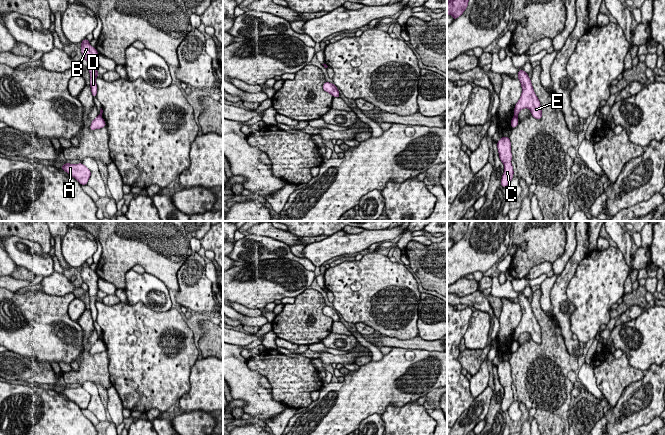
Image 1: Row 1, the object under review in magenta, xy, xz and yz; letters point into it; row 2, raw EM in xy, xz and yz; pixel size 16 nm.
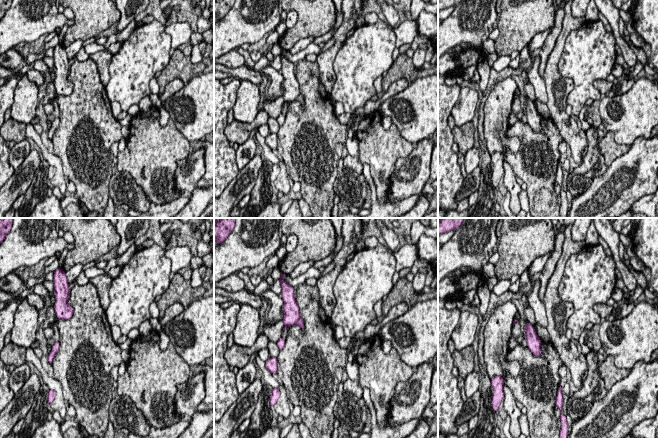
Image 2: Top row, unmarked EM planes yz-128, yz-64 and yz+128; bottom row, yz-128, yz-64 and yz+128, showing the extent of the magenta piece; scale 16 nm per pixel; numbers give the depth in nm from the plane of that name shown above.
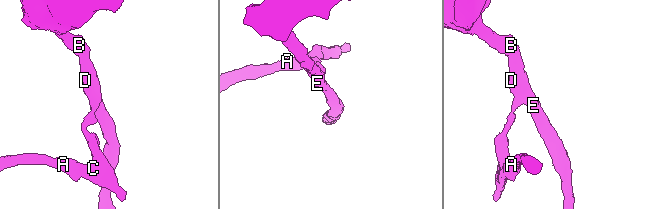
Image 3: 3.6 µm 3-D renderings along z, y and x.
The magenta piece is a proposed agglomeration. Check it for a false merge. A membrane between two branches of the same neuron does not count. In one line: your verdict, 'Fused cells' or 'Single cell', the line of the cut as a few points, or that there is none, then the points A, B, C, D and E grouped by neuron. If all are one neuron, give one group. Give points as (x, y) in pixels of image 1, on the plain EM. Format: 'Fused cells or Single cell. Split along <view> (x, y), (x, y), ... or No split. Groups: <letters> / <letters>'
Fused cells. Split along yz (514, 339), (516, 341). Groups: A C / B D E

